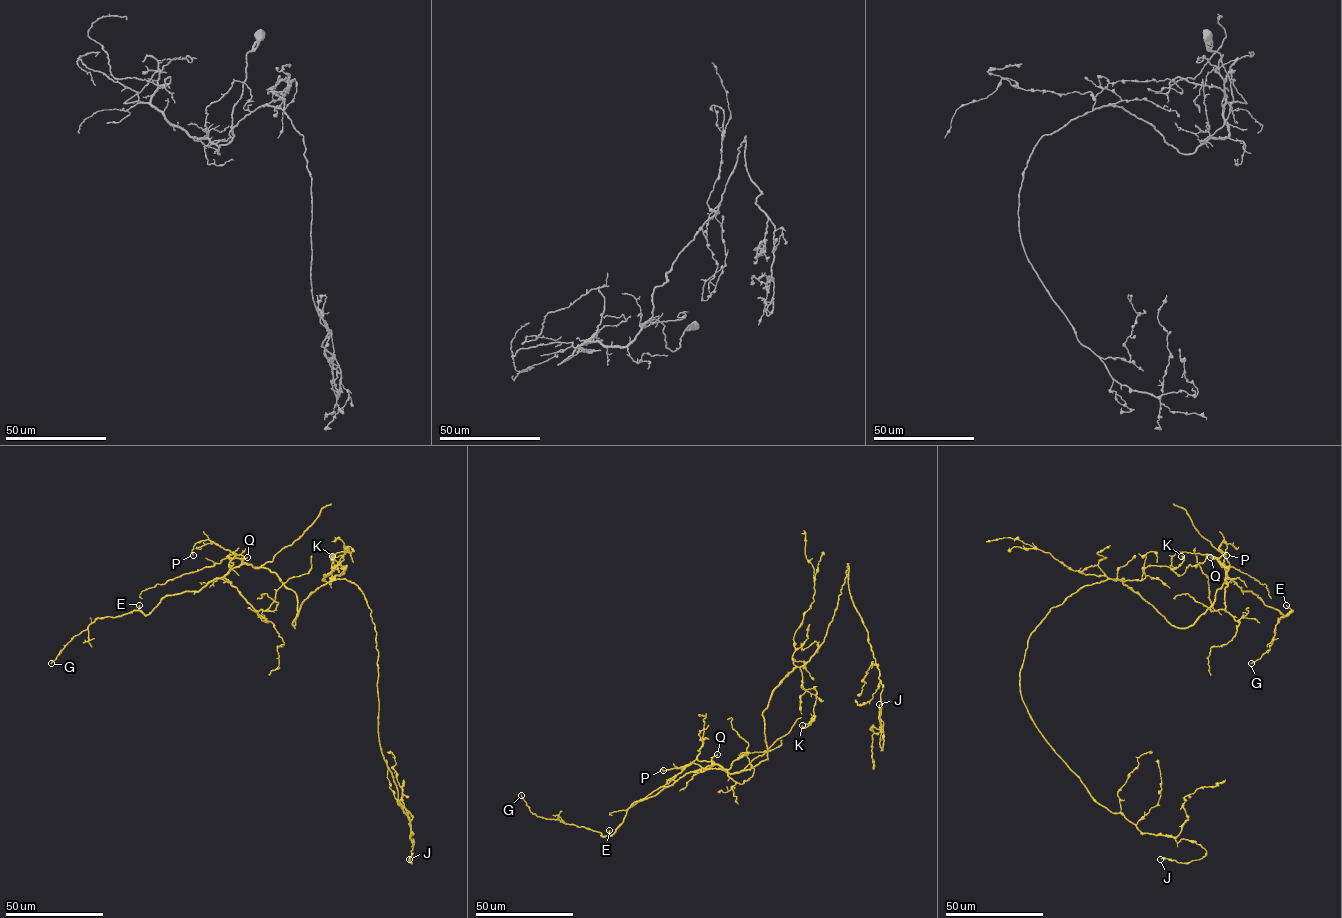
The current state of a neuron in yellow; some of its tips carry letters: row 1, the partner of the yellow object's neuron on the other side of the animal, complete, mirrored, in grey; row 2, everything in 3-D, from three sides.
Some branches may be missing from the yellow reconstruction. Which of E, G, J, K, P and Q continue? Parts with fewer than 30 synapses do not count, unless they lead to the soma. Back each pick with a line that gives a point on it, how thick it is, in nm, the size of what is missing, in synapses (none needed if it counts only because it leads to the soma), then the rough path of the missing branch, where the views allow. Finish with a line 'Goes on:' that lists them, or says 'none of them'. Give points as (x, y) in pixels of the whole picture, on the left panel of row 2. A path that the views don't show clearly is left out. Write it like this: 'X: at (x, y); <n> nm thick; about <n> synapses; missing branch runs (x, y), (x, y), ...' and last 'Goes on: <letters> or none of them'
J: at (409, 859); 180 nm thick; about 40 synapses; missing branch runs (409, 859), (419, 835)
Goes on: J

